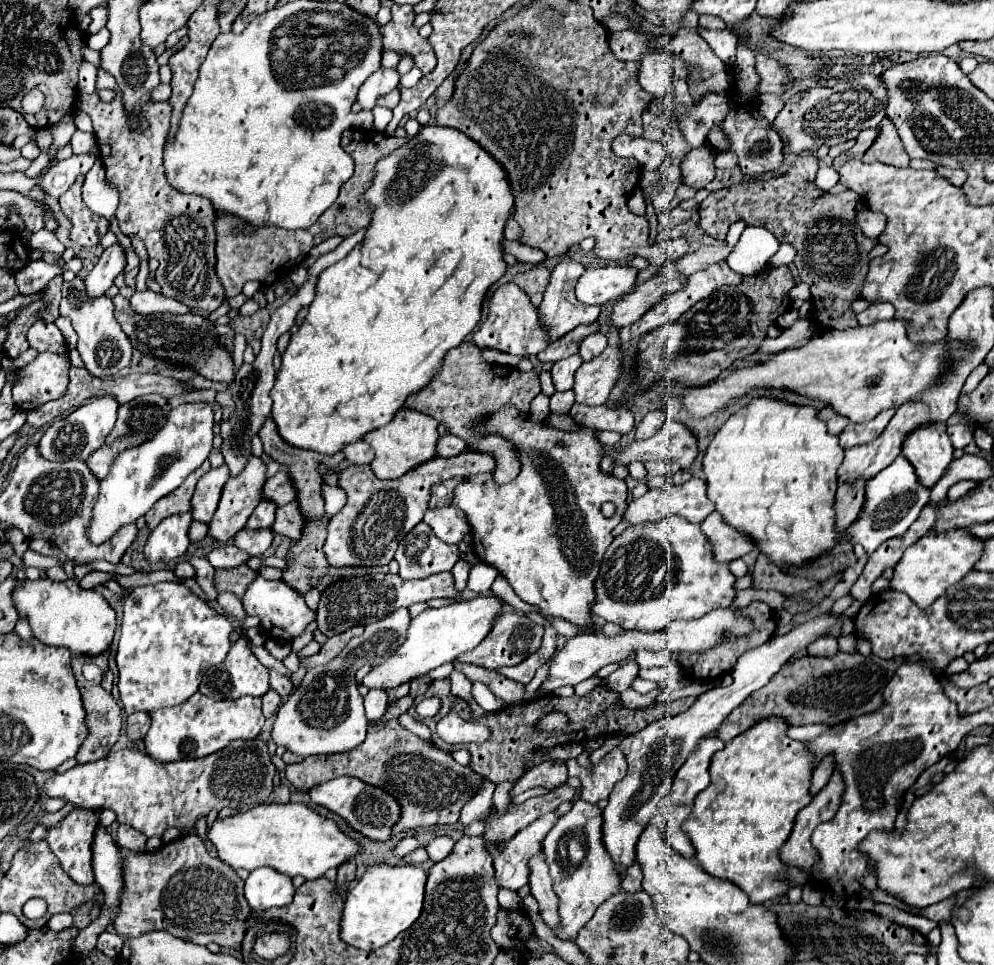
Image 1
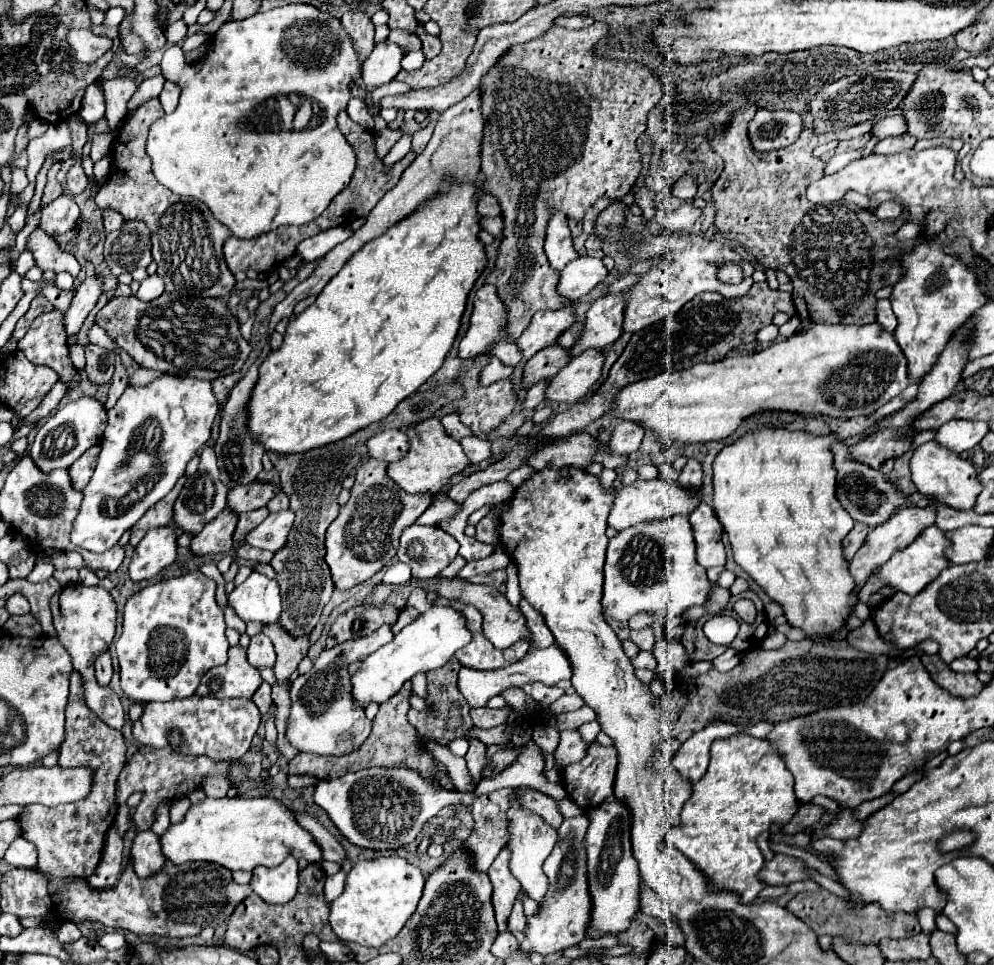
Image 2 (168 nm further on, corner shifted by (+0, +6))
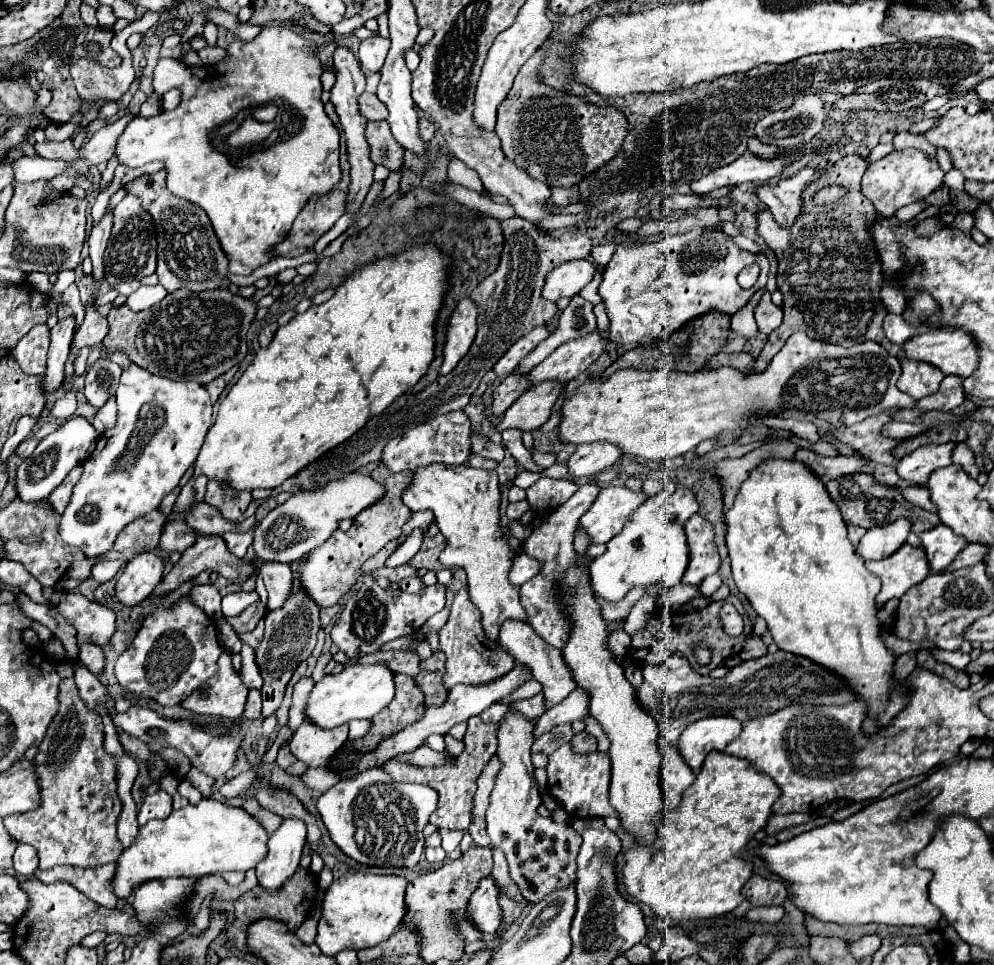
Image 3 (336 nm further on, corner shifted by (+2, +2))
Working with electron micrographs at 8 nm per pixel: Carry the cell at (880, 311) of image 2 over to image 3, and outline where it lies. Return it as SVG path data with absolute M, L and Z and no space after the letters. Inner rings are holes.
M886 314L884 332L886 332L886 338L898 346L902 346L912 336L916 336L914 326L910 326L910 322L906 322L904 316L896 316L896 314Z

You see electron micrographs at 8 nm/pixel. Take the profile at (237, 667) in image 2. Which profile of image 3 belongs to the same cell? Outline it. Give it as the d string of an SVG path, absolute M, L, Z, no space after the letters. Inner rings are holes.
M222 652L218 658L216 674L200 688L196 688L184 702L182 708L192 710L198 716L236 720L244 712L248 688L234 672L230 654Z

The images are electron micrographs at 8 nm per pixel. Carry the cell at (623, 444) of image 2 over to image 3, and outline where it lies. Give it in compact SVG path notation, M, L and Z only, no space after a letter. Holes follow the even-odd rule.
M594 442L594 444L582 444L576 448L576 452L568 460L568 478L584 478L584 476L594 476L602 472L604 468L616 464L622 460L624 454L606 442Z

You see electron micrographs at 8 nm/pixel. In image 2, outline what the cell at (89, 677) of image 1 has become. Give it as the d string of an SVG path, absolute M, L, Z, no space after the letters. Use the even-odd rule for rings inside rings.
M76 670L70 674L70 698L68 698L68 706L66 706L66 740L60 746L60 766L62 768L76 768L76 766L90 766L94 768L94 786L88 798L72 802L72 804L62 804L58 808L48 808L48 806L40 806L40 804L30 804L26 806L26 810L20 814L24 824L22 824L22 836L32 842L38 848L38 866L42 872L50 874L50 876L58 876L58 878L90 878L100 862L100 852L104 846L104 836L106 830L110 828L110 824L114 822L116 816L116 800L114 800L114 784L116 778L122 770L126 762L126 744L122 738L122 730L114 730L110 726L106 726L86 704L84 698L84 682L82 682L82 674L78 674Z

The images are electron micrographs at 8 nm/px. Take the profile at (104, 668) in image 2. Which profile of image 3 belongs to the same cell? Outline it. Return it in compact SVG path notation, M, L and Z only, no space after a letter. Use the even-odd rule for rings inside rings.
M82 644L80 646L80 662L84 662L92 672L100 672L104 666L104 652L96 644Z

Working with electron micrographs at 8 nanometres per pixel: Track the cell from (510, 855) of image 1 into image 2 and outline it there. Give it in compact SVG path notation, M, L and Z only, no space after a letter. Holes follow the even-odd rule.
M504 846L502 852L498 854L498 858L488 868L488 876L490 876L490 882L494 886L492 904L494 904L494 910L496 910L498 932L506 930L506 922L508 922L512 904L514 904L518 892L520 892L520 882L510 874L508 862L510 862L510 848Z

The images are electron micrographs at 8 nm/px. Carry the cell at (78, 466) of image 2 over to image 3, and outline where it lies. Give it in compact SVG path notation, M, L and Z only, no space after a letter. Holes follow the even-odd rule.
M76 466L68 476L66 476L66 480L46 498L48 500L48 504L52 506L52 510L56 510L58 514L62 514L64 512L64 508L68 506L68 502L70 502L70 496L72 496L72 488L76 486L76 482L78 482L78 478L82 476L82 466Z

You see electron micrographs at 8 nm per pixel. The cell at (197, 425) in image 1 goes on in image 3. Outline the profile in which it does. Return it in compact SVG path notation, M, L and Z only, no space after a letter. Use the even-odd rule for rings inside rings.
M130 364L122 372L120 386L116 392L118 402L118 424L112 430L106 430L96 444L92 456L82 464L84 472L74 486L70 504L66 506L58 534L70 546L80 548L86 556L100 556L108 552L120 534L120 530L134 522L136 518L152 512L158 508L162 498L174 490L184 476L184 472L194 464L200 446L204 442L204 434L212 426L212 402L208 392L198 382L174 382L160 374L150 374L136 364Z

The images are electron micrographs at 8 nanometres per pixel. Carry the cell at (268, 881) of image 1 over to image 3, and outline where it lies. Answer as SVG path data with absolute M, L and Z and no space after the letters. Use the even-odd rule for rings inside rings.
M298 818L282 820L280 828L268 838L268 854L256 866L260 886L278 890L298 868L306 844L306 824Z

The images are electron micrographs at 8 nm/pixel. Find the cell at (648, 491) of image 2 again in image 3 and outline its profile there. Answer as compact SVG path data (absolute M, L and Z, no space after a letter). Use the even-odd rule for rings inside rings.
M626 486L602 488L596 502L580 516L580 528L592 544L606 544L624 528L632 510L646 498L644 492L630 492Z

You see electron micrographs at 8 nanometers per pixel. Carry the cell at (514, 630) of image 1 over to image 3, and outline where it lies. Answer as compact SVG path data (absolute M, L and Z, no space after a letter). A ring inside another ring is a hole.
M466 586L456 592L456 598L450 608L450 618L440 630L440 650L446 654L446 674L442 678L446 690L450 690L456 684L478 686L484 682L494 682L496 678L502 678L514 668L514 658L510 654L496 648L494 642L486 640L484 644L484 632L480 628L480 612L470 602Z

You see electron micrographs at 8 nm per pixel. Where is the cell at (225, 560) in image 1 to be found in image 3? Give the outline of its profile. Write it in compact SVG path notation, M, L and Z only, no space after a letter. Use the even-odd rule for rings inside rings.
M258 558L254 560L254 566L260 564L258 574L262 576L266 588L268 588L268 610L276 610L280 604L288 600L288 594L292 590L292 580L294 574L288 568L288 564L280 562L260 562Z

